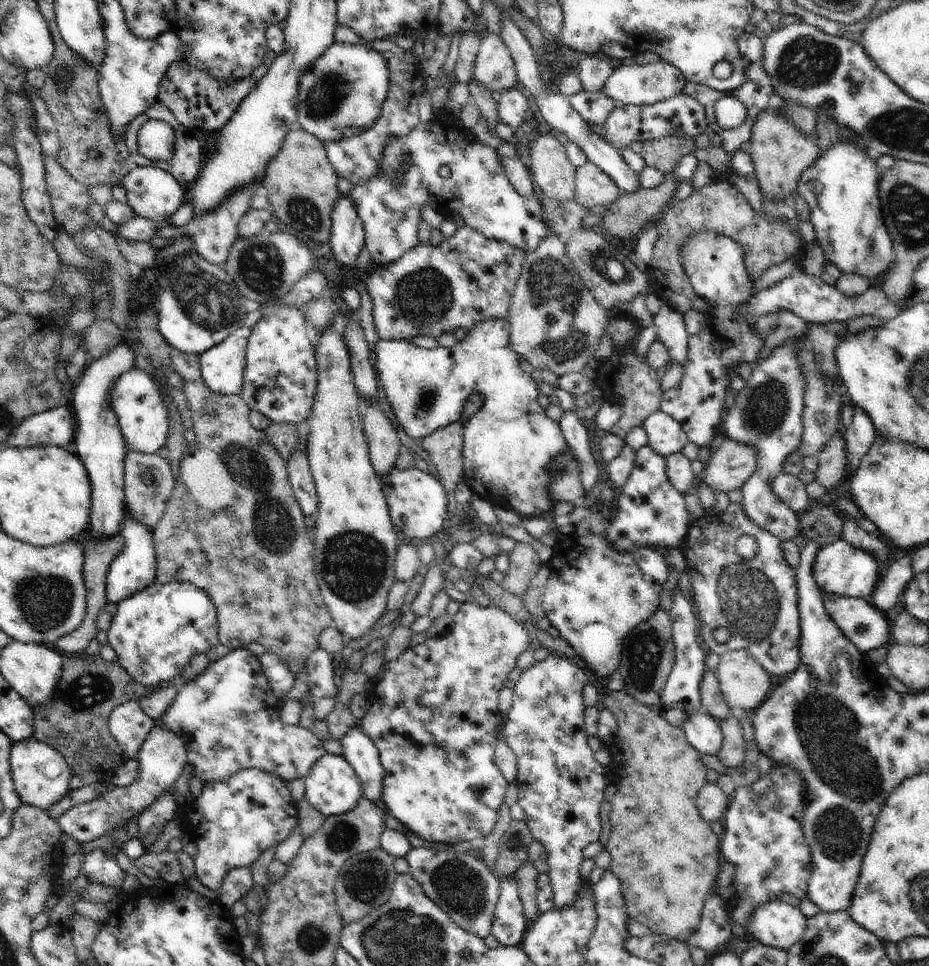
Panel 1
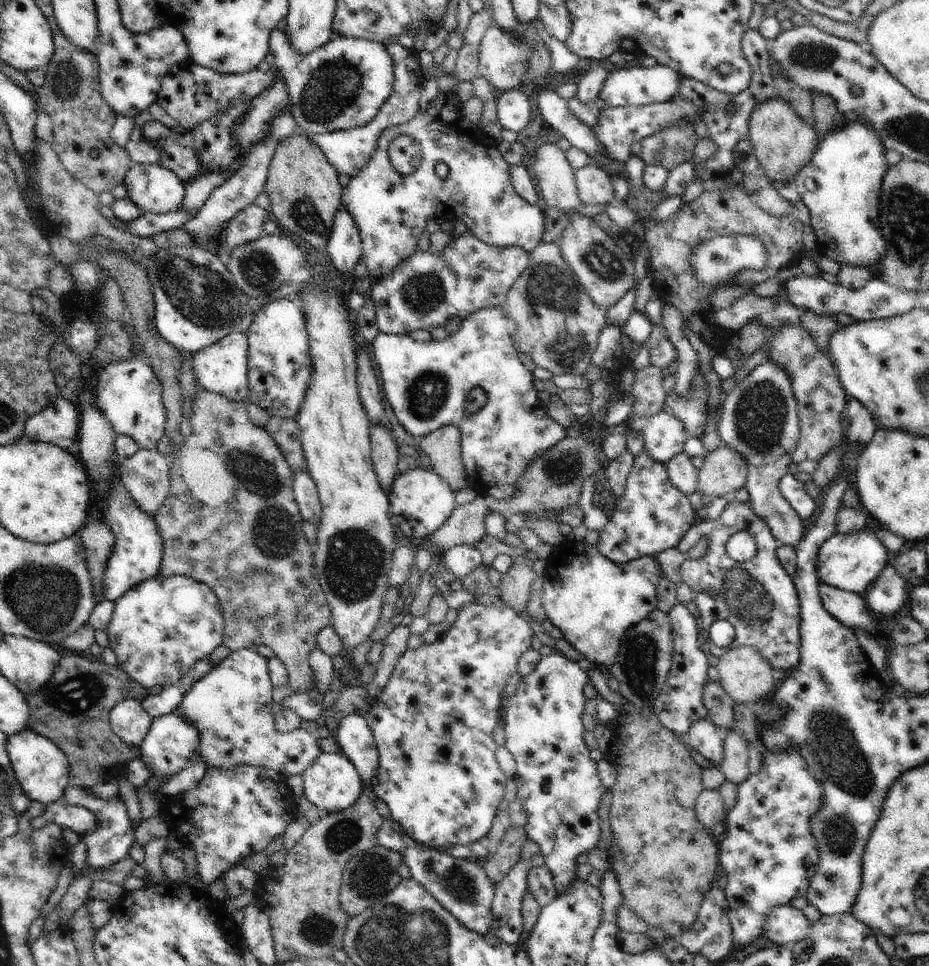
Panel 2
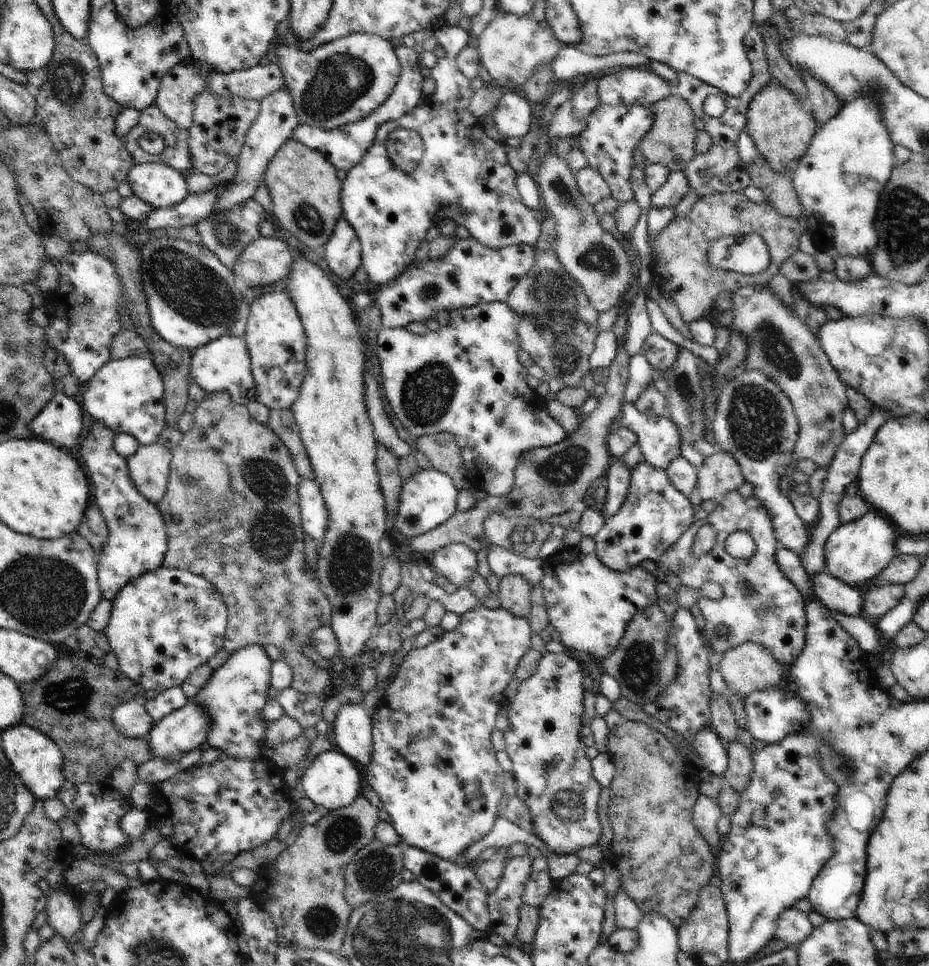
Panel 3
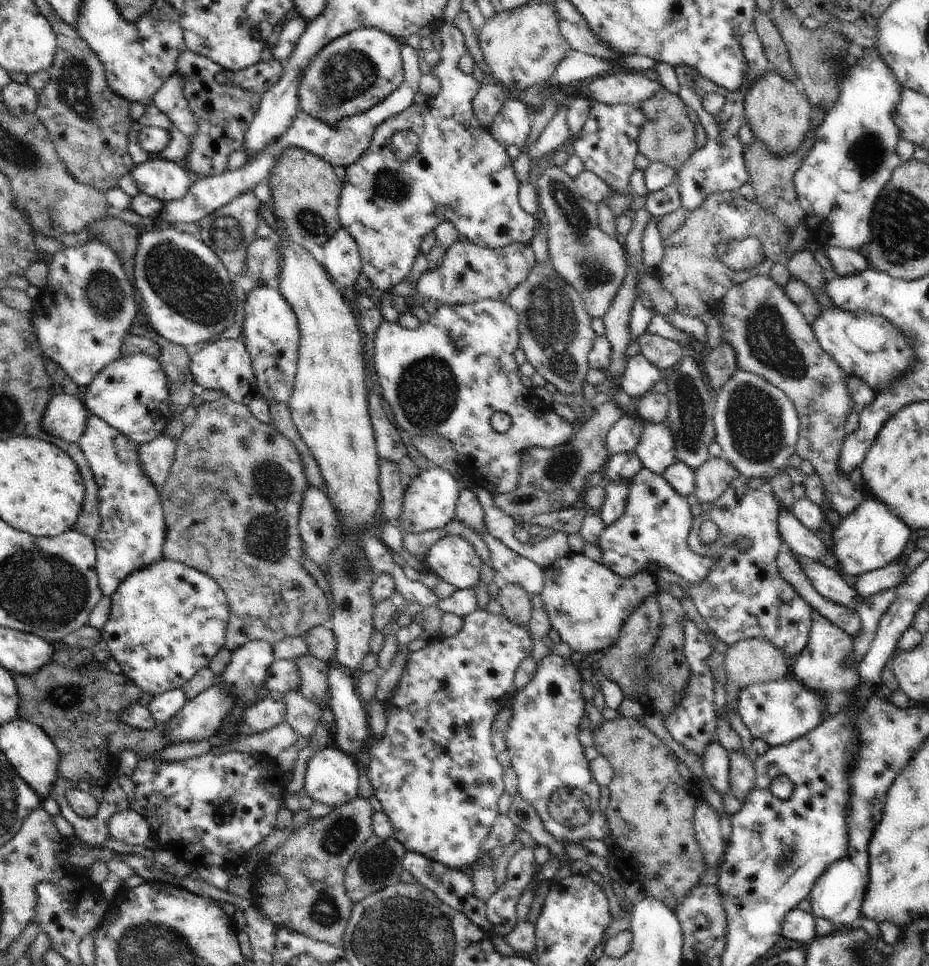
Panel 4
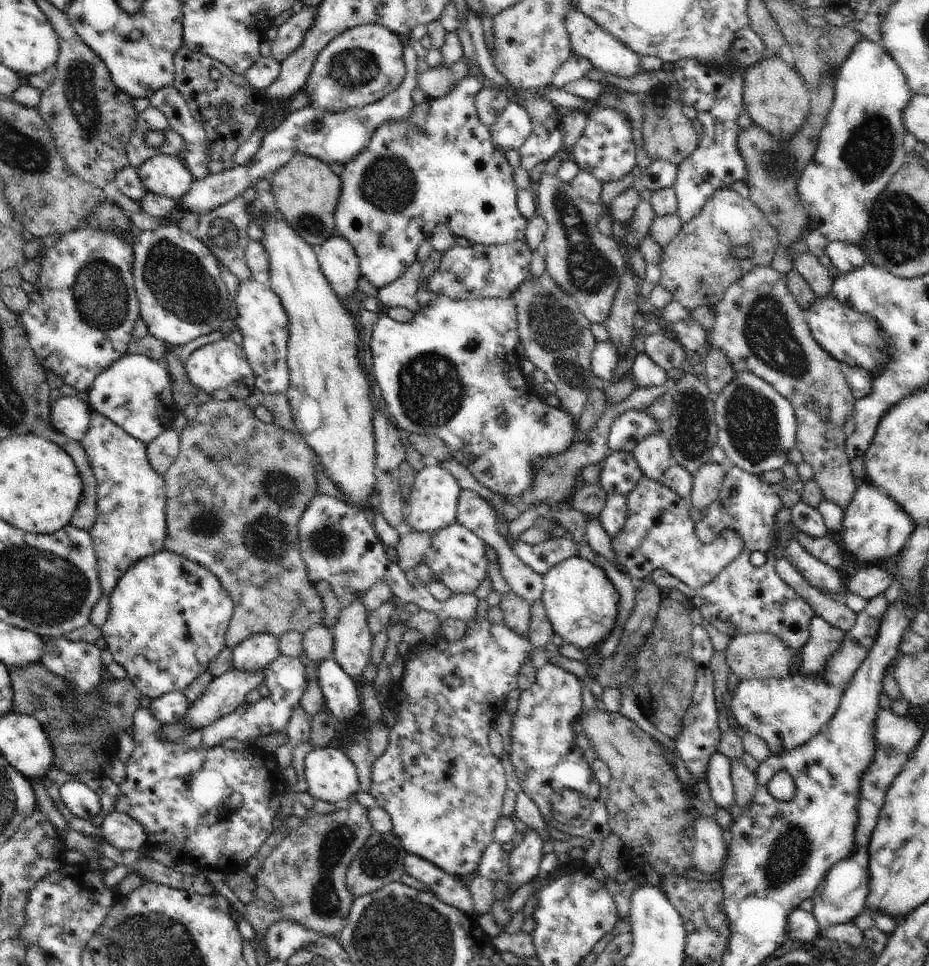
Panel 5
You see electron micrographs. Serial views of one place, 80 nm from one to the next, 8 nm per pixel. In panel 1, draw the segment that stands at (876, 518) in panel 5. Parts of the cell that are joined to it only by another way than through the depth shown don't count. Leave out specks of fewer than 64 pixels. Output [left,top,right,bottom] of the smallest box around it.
[813,539,882,600]

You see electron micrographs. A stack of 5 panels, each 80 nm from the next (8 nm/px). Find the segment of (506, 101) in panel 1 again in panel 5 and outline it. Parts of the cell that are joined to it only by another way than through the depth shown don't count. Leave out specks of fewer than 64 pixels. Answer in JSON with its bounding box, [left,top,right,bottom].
[490,102,534,153]

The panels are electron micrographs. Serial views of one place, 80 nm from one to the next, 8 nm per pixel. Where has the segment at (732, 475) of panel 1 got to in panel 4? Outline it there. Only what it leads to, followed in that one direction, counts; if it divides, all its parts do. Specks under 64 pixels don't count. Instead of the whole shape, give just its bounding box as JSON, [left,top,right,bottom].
[694,456,740,503]

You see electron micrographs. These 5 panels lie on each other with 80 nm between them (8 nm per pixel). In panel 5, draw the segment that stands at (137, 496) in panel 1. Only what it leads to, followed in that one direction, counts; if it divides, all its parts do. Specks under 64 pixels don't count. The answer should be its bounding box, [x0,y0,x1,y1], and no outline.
[147,429,179,476]

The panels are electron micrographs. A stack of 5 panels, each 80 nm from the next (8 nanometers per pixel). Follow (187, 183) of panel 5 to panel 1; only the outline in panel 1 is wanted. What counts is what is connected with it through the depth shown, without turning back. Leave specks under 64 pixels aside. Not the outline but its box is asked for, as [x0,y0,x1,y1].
[121,165,187,221]

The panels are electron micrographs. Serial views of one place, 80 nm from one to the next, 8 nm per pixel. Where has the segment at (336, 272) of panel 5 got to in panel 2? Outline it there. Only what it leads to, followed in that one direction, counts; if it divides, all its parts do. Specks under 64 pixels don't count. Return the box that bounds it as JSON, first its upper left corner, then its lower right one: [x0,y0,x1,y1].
[326,206,363,272]

